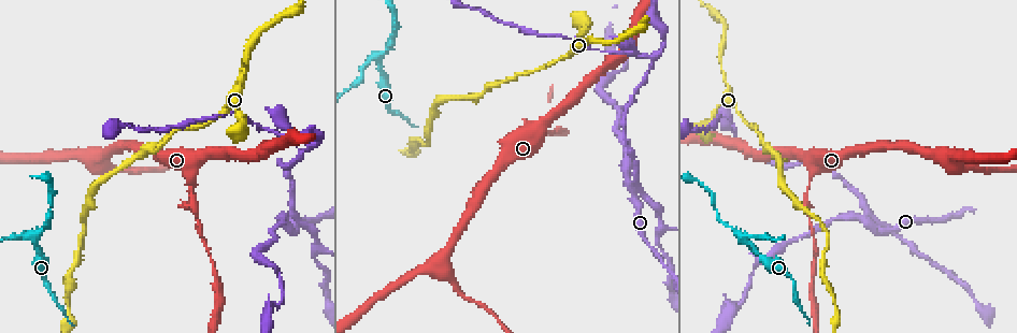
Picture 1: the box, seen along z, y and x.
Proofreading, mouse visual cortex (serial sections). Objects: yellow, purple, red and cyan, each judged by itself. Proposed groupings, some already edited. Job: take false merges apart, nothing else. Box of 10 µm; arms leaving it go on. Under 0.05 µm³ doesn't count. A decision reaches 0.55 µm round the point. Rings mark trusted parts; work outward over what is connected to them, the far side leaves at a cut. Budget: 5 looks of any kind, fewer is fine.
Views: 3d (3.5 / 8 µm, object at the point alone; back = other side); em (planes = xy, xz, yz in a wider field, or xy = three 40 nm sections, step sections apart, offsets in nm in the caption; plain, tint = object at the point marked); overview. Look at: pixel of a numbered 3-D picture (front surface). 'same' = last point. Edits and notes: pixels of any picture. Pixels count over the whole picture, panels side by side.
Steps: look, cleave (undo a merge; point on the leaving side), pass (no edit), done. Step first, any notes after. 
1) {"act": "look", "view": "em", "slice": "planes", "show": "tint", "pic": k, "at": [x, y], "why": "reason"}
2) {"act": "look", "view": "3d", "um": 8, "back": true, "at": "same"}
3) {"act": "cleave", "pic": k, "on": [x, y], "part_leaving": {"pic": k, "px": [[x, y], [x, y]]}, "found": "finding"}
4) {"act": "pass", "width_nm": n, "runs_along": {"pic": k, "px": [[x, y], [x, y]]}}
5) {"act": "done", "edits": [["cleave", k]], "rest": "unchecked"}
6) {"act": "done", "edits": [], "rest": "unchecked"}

{"act": "look", "view": "3d", "um": 3.5, "pic": 1, "at": [188, 187], "why": "calibre changes"}

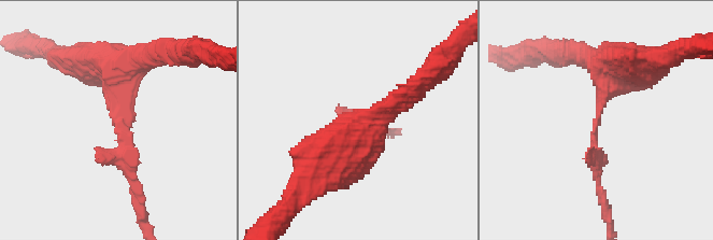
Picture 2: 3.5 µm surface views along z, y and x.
{"act": "look", "view": "em", "slice": "planes", "show": "tint", "pic": 2, "at": [597, 123], "why": "now the EM"}

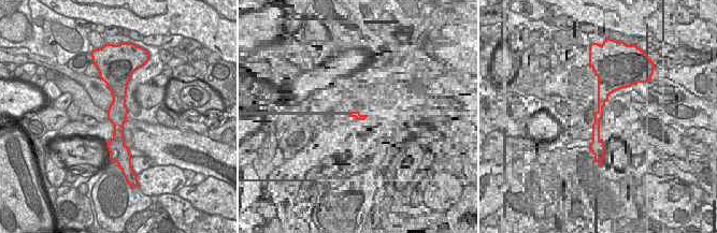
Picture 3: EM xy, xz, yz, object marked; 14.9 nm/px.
{"act": "pass", "arm_widths_nm": [150, 600], "runs_along": {"pic": 3, "px": [[114, 82], [118, 88], [120, 150]]}, "found": "one cell here"}

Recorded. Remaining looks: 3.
{"act": "look", "view": "3d", "um": 3.5, "pic": 1, "at": [863, 217], "why": "branch point"}

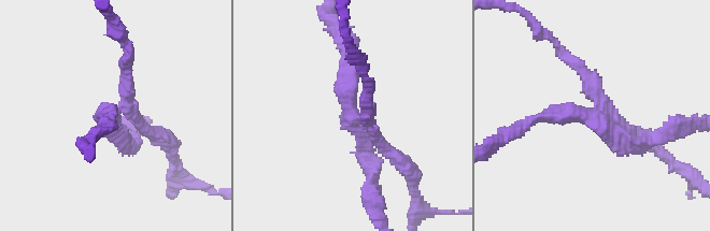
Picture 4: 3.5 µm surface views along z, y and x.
{"act": "look", "view": "em", "slice": "xy", "step": 3, "show": "tint", "pic": 4, "at": [356, 115], "arms": 3, "arm_widths_nm": [200, 200, 200]}

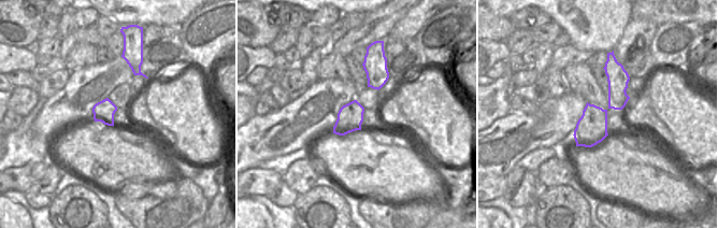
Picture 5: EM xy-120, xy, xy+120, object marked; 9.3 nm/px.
{"act": "cleave", "pic": 4, "on": [582, 69], "width_nm": 240, "part_leaving": {"pic": 4, "px": [[597, 107], [590, 78], [537, 26]]}, "found": "two cells meet here"}

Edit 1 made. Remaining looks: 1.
{"act": "done", "edits": [["cleave", 4]], "rest": "unchecked"}

